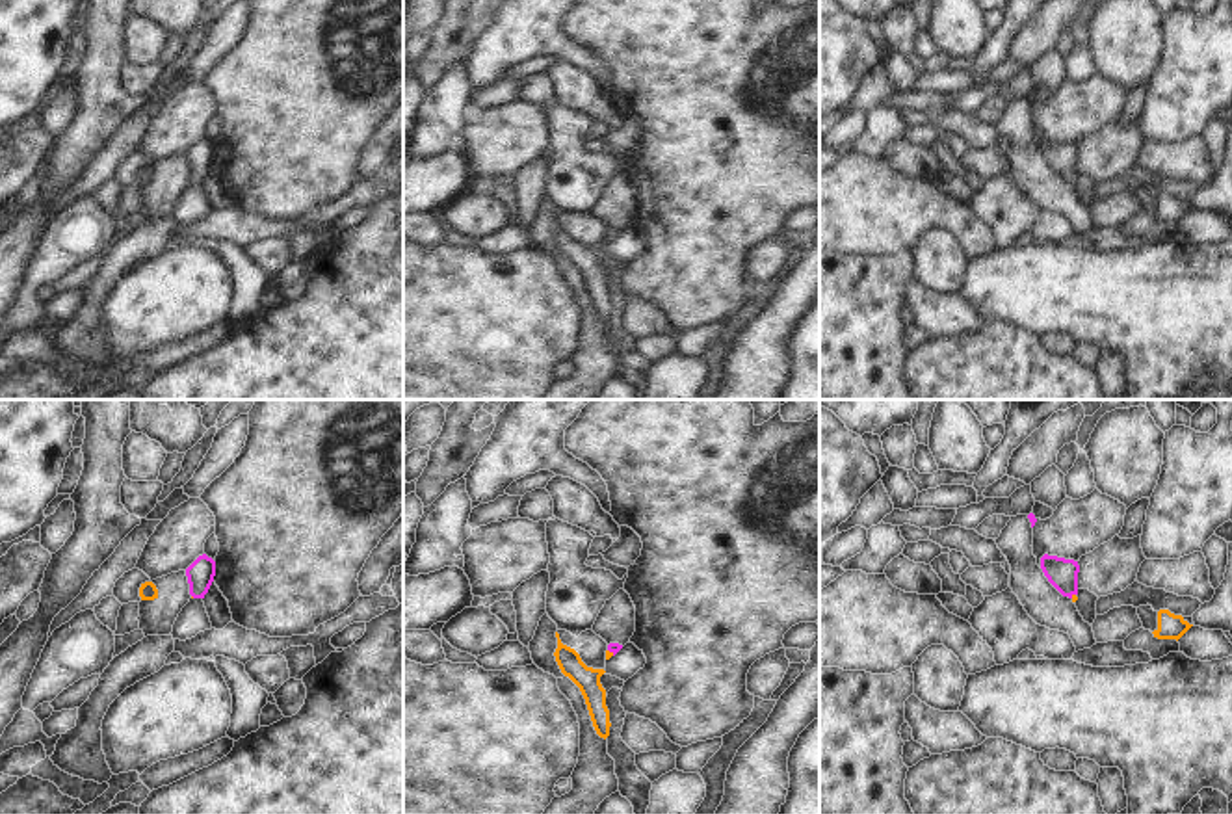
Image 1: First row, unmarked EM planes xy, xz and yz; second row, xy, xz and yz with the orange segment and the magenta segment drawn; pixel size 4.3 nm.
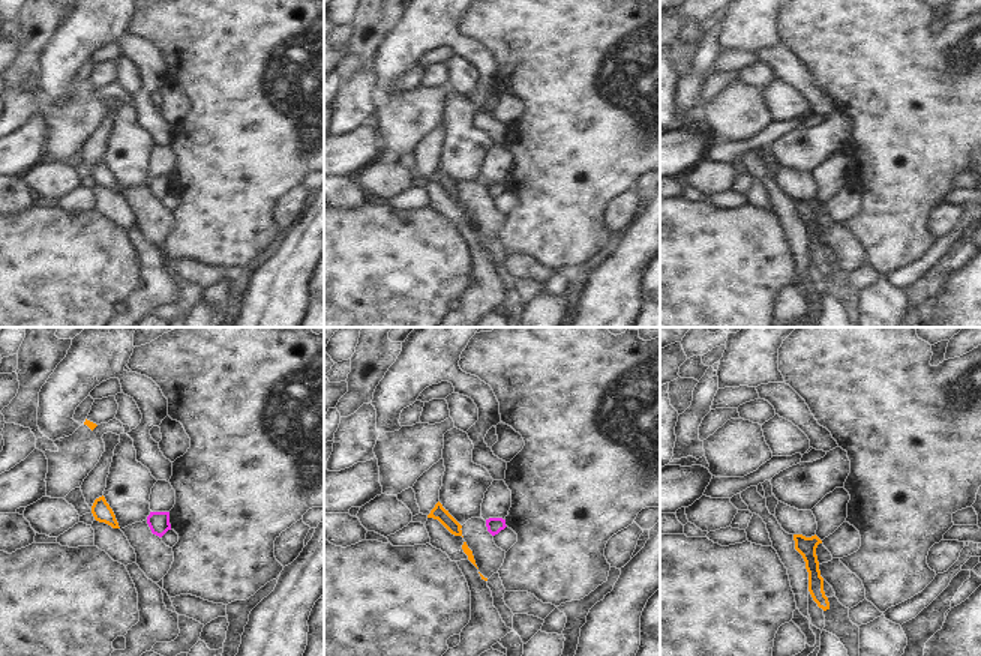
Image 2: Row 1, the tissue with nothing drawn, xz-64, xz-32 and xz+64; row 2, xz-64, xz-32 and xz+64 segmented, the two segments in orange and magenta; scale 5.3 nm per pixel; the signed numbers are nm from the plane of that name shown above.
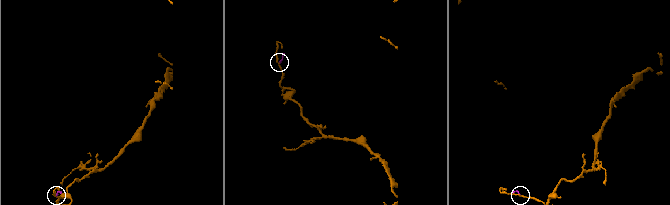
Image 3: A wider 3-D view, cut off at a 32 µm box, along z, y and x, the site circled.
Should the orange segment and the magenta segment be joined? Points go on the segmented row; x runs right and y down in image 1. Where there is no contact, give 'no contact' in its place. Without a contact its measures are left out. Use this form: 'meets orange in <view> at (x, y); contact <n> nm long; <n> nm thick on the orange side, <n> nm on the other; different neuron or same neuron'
meets orange in xz at (612, 653); contact 40 nm long; 30 nm thick on the orange side, 50 nm on the other; same neuron

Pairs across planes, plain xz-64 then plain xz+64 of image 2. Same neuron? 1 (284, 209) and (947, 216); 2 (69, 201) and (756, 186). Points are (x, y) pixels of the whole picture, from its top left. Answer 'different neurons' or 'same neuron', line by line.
1: same neuron
2: different neurons

